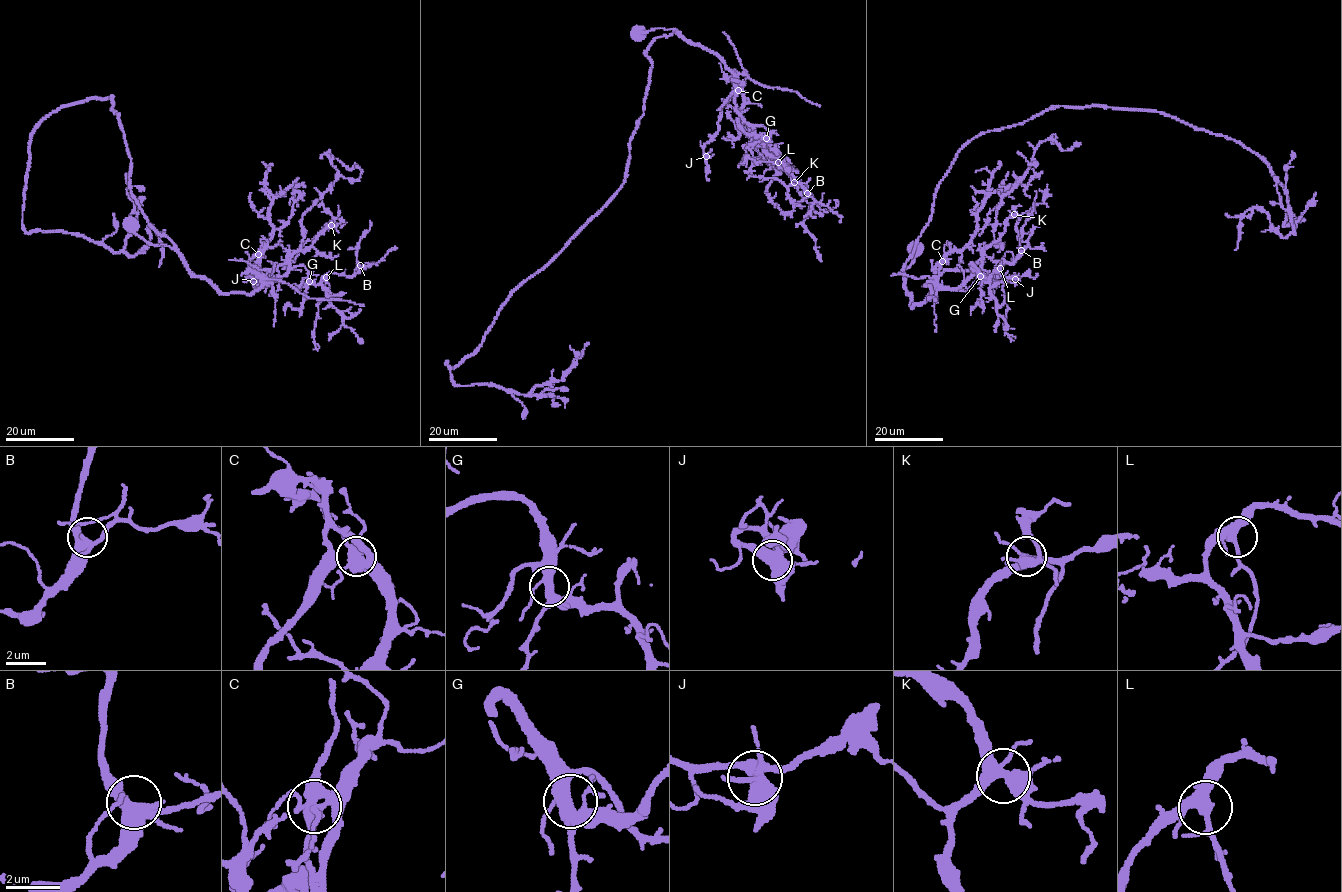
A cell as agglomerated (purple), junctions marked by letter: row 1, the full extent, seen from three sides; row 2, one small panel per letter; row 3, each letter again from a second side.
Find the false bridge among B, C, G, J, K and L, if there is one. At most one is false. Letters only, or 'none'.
C

